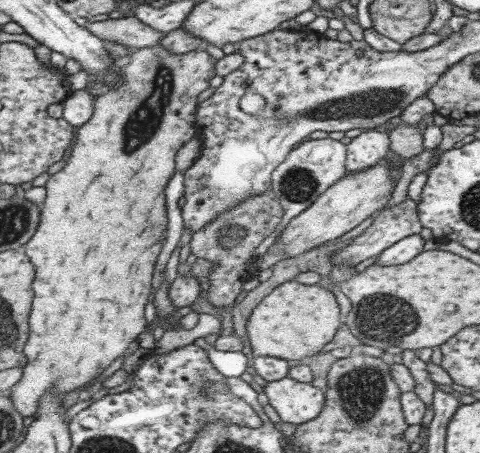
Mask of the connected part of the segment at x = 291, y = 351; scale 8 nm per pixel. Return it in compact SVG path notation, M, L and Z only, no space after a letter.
M288 281L262 299L252 310L246 333L254 355L296 362L321 353L343 325L340 307L332 291L316 285Z

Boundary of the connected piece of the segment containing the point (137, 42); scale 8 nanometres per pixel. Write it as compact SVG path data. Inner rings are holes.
M134 14L128 17L121 16L118 19L88 21L85 27L104 41L112 41L128 47L130 53L139 48L158 45L158 42L166 36L166 33L153 29Z

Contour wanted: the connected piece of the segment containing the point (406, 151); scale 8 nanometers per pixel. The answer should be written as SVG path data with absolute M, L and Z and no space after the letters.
M400 123L389 133L391 151L403 159L419 155L424 151L422 132L424 128L419 123Z

